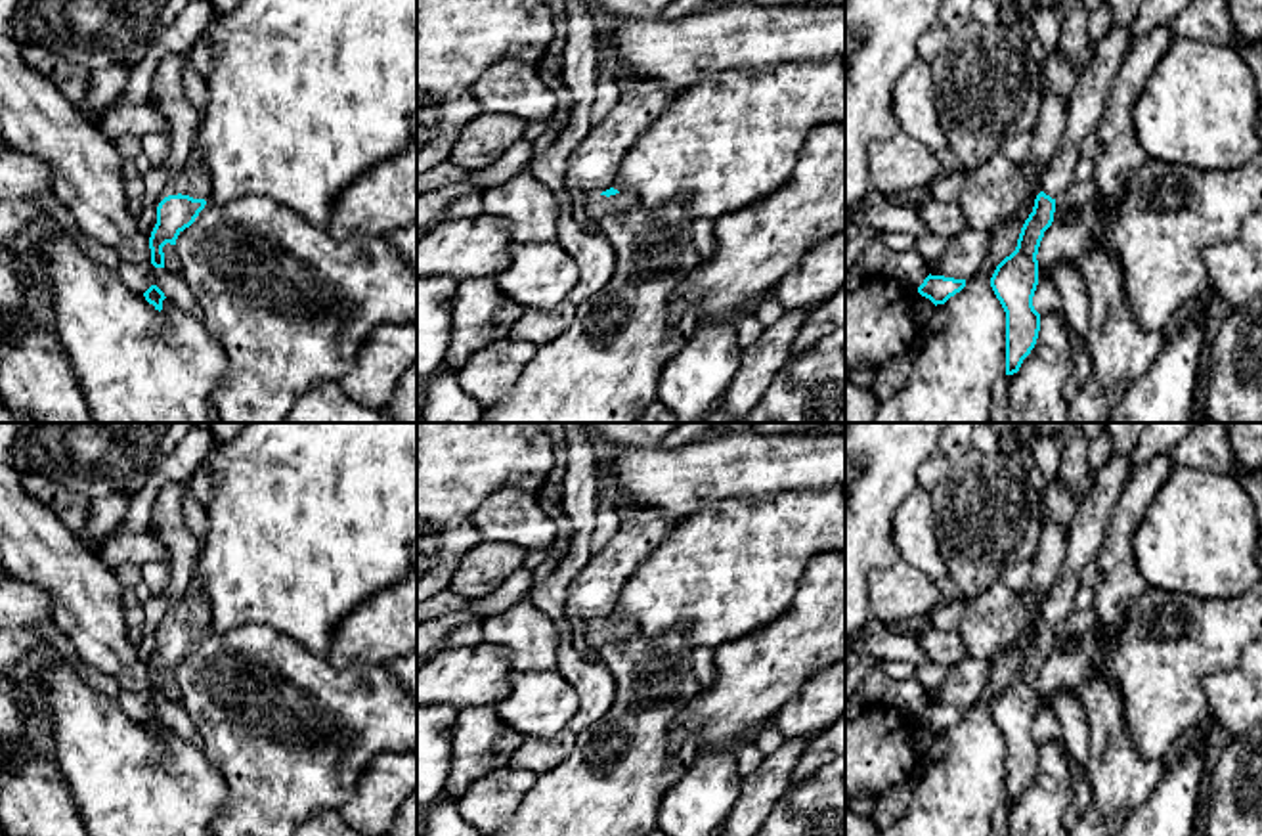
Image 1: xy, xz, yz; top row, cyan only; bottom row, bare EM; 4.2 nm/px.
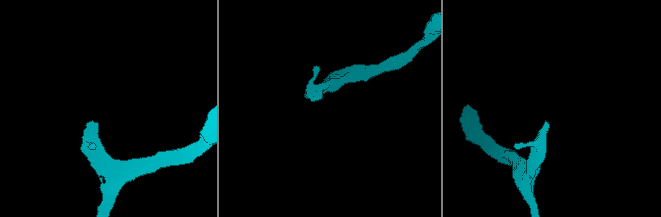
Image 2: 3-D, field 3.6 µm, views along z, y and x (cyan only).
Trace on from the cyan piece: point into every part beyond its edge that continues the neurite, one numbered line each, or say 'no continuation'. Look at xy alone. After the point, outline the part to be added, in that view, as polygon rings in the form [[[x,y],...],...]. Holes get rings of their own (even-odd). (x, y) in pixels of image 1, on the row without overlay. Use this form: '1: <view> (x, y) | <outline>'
1: xy (192, 607) | [[[187,589],[170,608],[164,620],[168,624],[189,624],[193,627],[208,627],[210,606],[201,591]]]

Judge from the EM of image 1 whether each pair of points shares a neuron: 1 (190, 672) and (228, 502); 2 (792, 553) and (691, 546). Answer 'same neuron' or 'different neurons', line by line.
1: different neurons
2: same neuron

